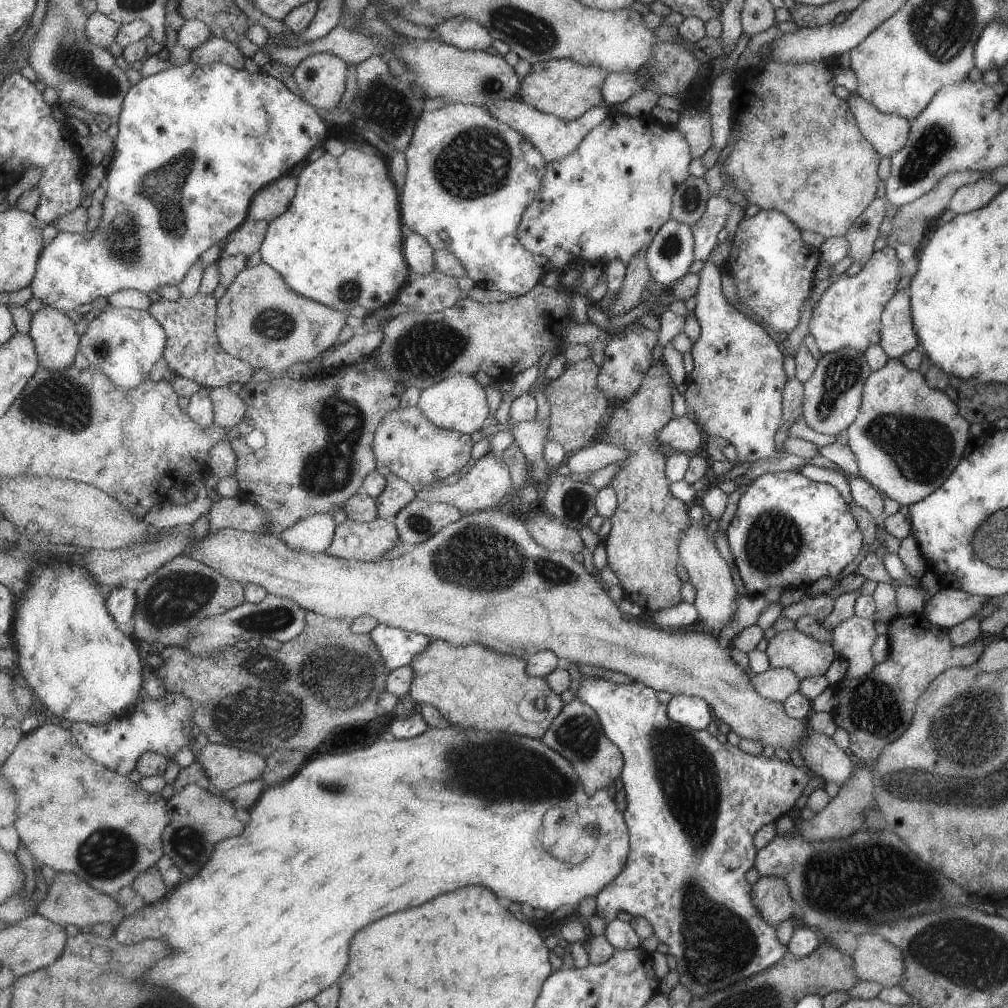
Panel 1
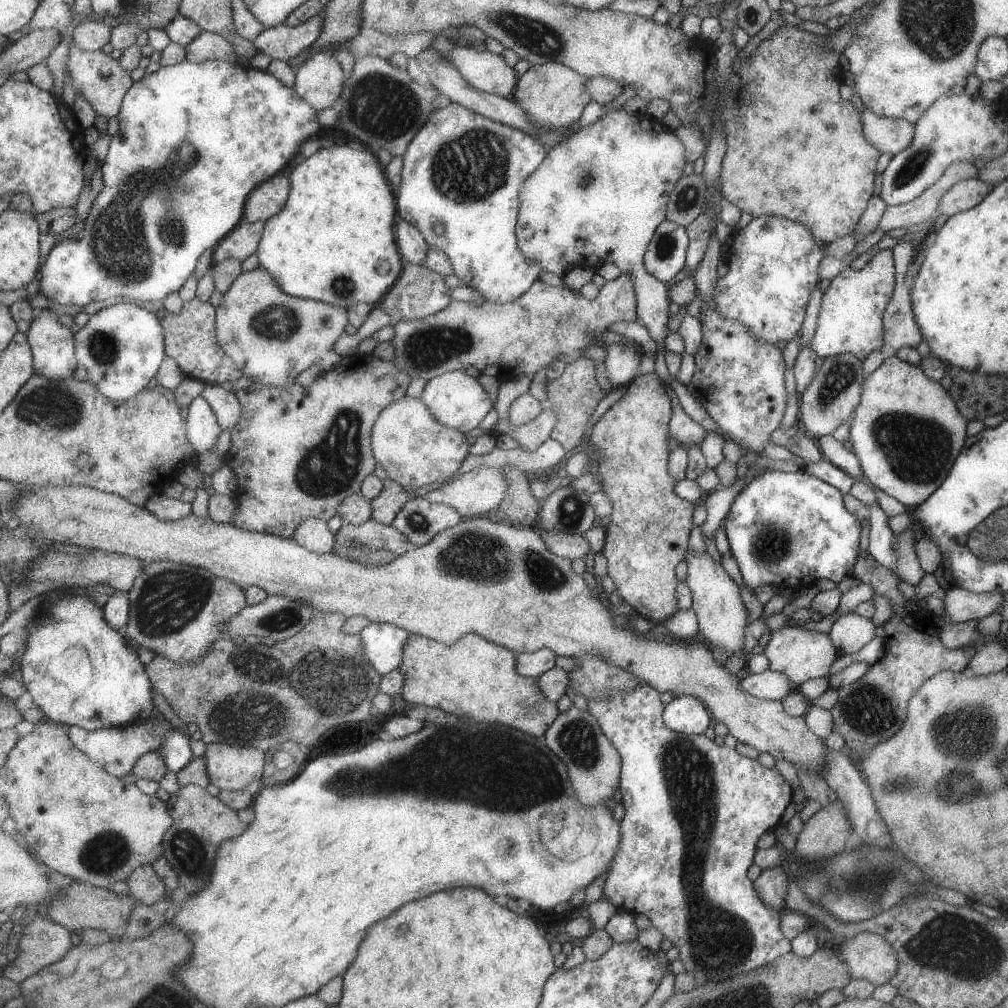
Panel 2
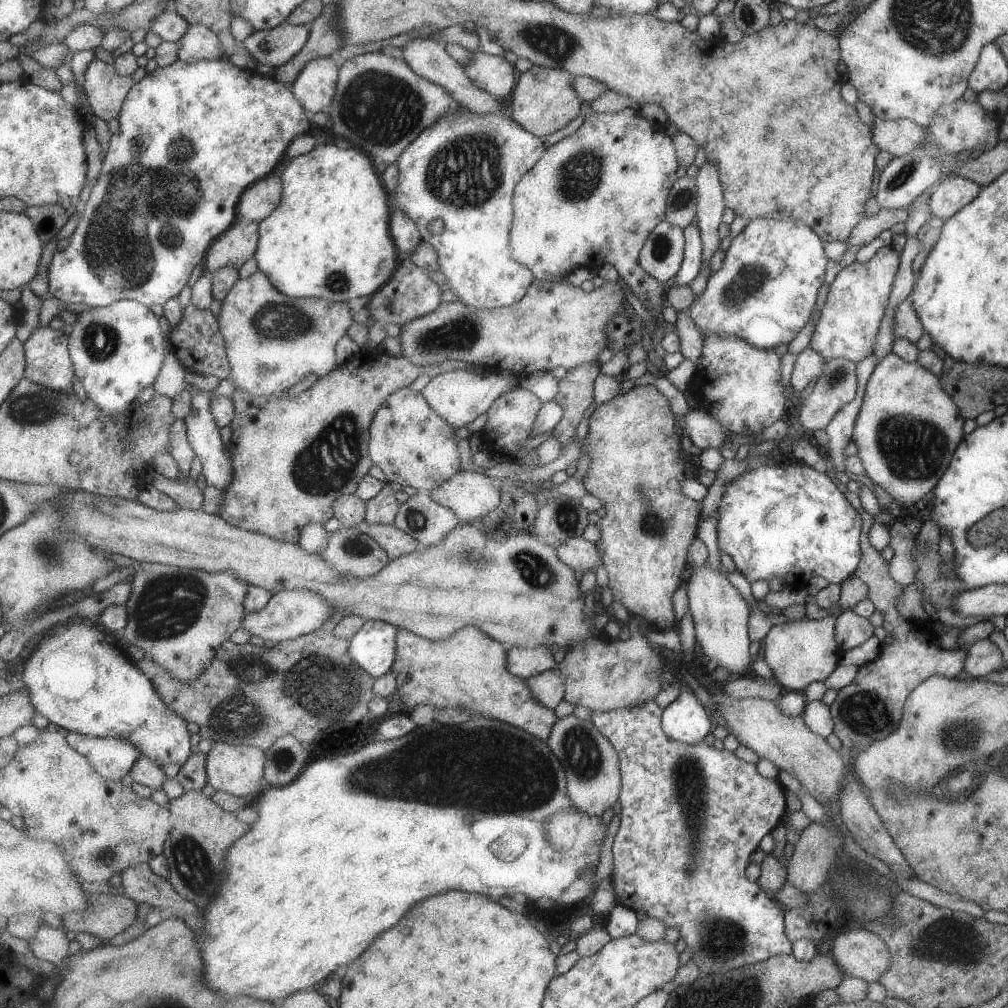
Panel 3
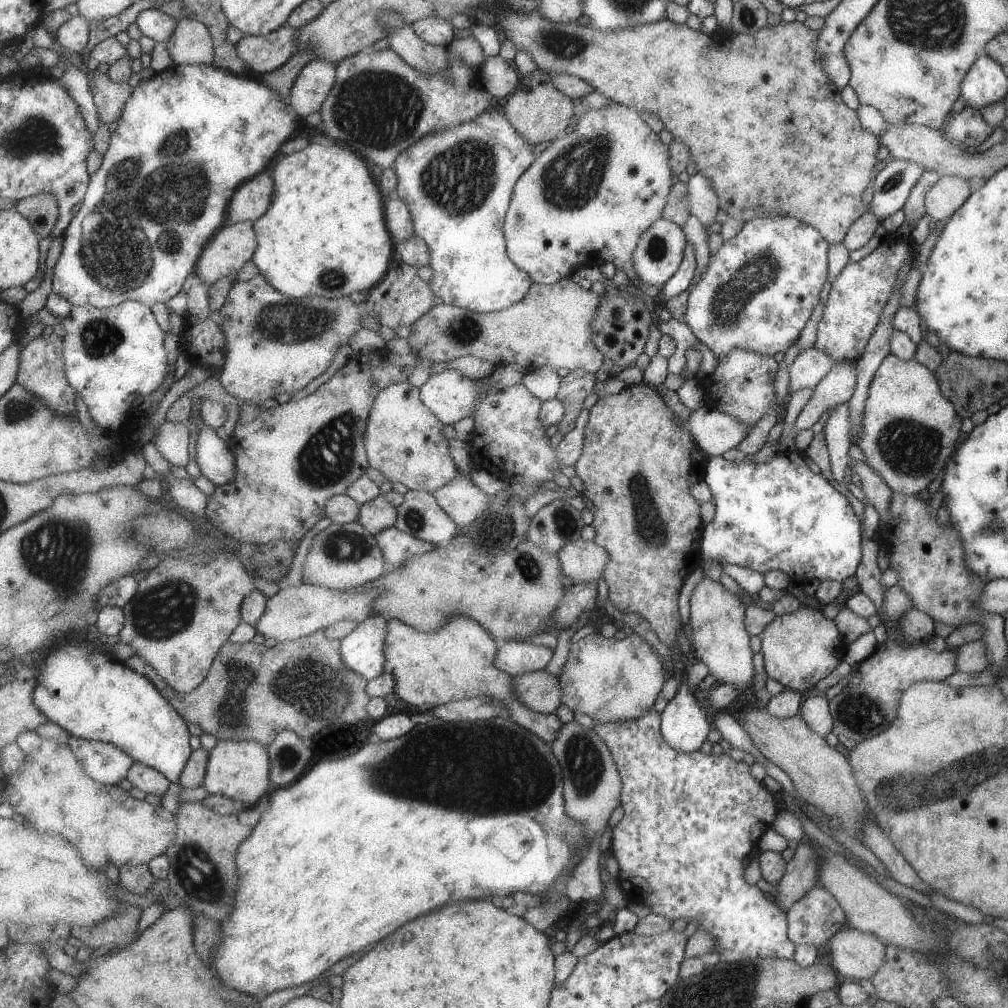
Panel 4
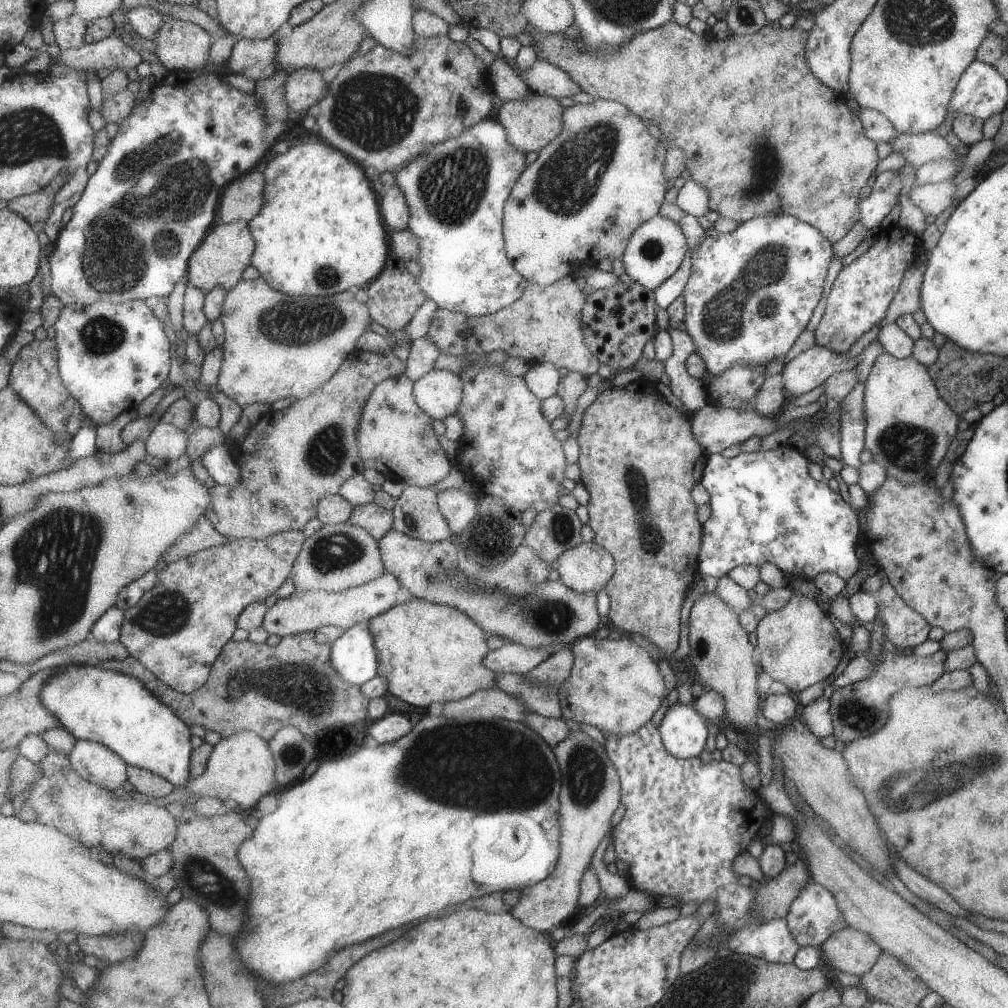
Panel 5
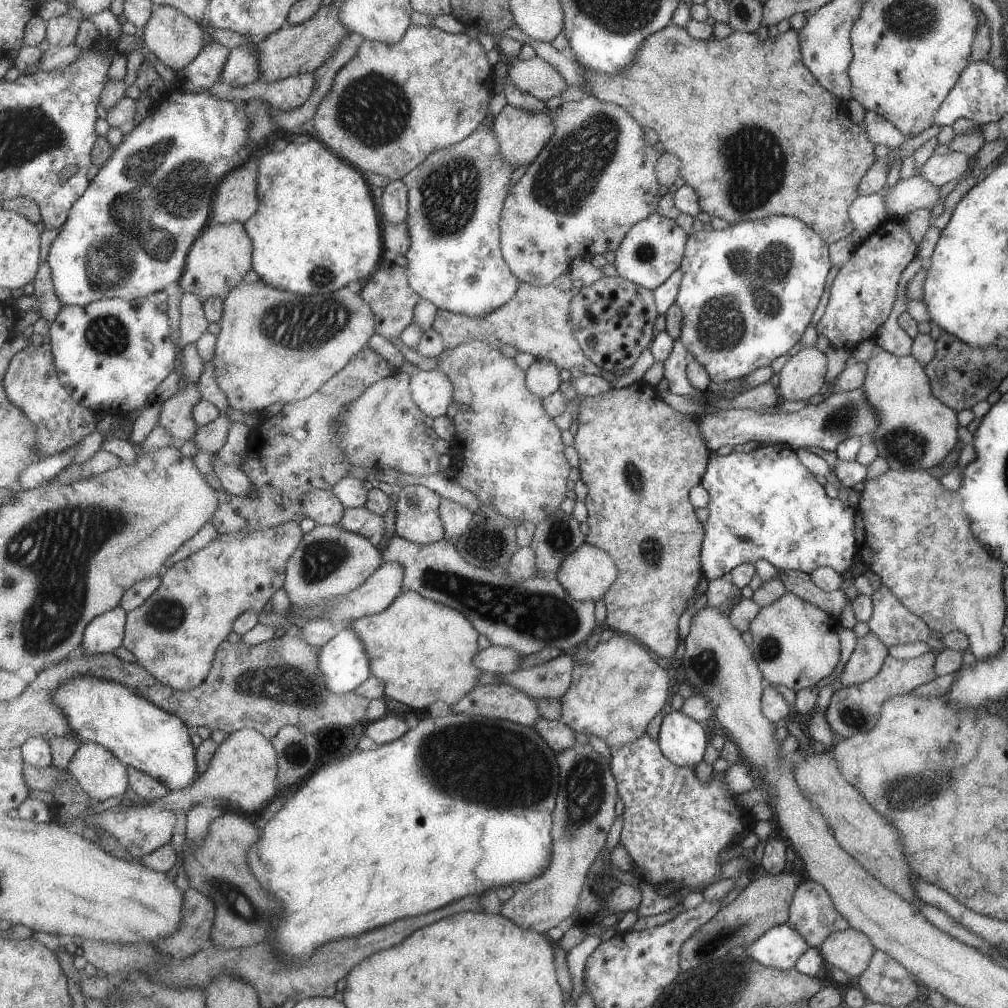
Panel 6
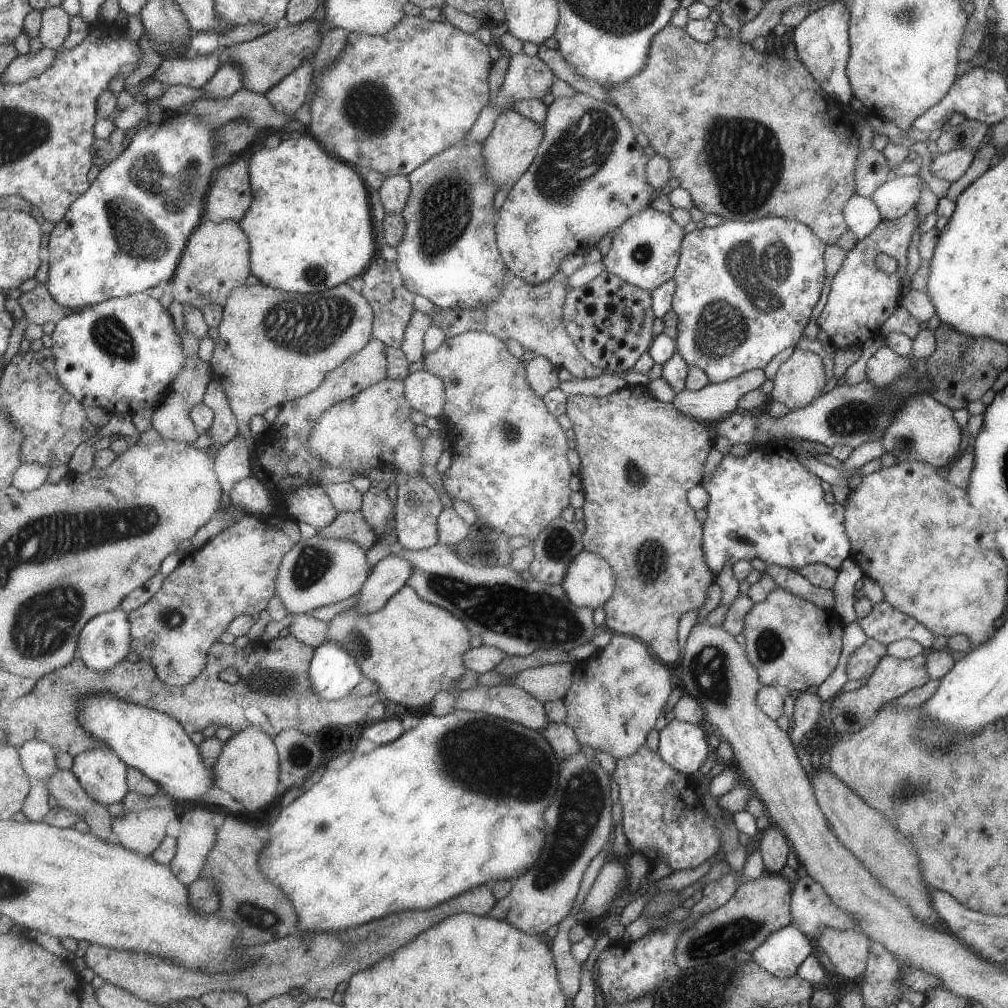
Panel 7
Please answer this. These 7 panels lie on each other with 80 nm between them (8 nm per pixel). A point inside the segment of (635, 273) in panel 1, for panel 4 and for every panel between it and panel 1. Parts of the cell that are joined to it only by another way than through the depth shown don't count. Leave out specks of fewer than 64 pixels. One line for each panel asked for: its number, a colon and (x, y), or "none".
2: (547, 324)
3: (554, 325)
4: (550, 327)

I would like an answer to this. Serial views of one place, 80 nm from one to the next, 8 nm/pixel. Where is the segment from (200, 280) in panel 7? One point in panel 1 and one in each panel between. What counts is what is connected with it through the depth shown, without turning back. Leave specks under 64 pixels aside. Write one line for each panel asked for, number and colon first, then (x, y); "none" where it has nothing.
1: (248, 238)
2: (244, 240)
3: (240, 242)
4: (233, 246)
5: (227, 250)
6: (218, 261)

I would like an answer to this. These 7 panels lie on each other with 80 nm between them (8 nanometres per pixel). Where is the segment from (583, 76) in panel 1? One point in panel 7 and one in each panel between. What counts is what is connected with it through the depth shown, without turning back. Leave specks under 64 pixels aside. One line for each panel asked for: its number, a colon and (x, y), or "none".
2: (553, 95)
3: (543, 101)
4: (540, 112)
5: (532, 122)
6: (522, 134)
7: (509, 150)

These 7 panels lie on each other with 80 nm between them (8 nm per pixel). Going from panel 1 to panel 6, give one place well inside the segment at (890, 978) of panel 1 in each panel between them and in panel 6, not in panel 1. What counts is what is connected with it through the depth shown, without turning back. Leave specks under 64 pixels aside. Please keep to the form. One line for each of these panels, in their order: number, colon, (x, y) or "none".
2: (869, 956)
3: (862, 954)
4: (858, 955)
5: (848, 950)
6: (849, 950)

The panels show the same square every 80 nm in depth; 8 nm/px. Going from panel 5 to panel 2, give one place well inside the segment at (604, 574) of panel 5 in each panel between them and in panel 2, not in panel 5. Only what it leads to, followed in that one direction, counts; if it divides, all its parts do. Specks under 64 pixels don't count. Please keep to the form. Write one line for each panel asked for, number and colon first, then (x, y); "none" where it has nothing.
2: (570, 546)
3: (581, 555)
4: (582, 561)

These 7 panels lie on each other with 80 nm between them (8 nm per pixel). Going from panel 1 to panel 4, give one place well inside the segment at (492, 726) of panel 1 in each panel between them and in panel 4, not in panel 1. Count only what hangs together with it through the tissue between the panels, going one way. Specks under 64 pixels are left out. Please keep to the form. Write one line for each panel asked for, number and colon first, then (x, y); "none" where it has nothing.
2: (475, 679)
3: (469, 670)
4: (454, 662)

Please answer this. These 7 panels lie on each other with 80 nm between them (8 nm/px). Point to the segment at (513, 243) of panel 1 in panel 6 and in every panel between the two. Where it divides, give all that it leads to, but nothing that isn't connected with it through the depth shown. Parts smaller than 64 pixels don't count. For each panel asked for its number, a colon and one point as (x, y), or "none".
2: (464, 170)
3: (464, 169)
4: (458, 183)
5: (457, 190)
6: (456, 197)

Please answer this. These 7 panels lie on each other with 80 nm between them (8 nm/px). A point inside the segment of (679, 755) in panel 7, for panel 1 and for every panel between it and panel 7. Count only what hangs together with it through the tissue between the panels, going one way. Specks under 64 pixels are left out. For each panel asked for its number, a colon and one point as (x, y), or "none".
1: (692, 713)
2: (684, 714)
3: (683, 719)
4: (683, 724)
5: (682, 730)
6: (682, 739)

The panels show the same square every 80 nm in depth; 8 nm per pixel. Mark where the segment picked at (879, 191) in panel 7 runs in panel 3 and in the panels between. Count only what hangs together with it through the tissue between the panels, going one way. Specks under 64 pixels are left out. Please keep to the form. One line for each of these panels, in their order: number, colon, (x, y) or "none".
3: (952, 193)
4: (949, 192)
5: (934, 198)
6: (914, 193)

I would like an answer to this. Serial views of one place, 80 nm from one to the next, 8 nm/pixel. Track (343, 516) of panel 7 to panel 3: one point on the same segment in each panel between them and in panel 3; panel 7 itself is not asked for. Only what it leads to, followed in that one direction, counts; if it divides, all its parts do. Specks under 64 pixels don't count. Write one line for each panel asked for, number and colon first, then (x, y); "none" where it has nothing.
3: (383, 509)
4: (378, 514)
5: (378, 520)
6: (361, 520)

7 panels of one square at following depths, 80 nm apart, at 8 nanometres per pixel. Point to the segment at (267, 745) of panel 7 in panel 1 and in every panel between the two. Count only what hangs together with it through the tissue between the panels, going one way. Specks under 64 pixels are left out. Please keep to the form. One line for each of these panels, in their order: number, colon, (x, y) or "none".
1: (228, 767)
2: (231, 767)
3: (237, 769)
4: (241, 770)
5: (242, 769)
6: (245, 768)

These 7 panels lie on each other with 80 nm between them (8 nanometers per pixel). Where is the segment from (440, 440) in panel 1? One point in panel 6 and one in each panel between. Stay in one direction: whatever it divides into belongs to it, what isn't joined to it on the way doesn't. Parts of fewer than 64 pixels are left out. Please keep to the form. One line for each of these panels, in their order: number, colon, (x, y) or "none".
2: (416, 449)
3: (413, 445)
4: (406, 442)
5: (396, 438)
6: (384, 428)

